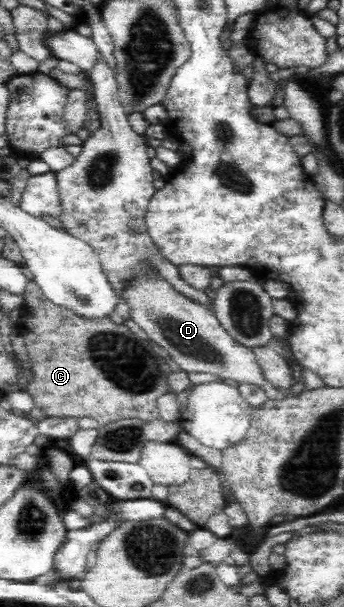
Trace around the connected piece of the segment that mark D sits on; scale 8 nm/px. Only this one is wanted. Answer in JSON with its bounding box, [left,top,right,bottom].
[125,278,285,399]

